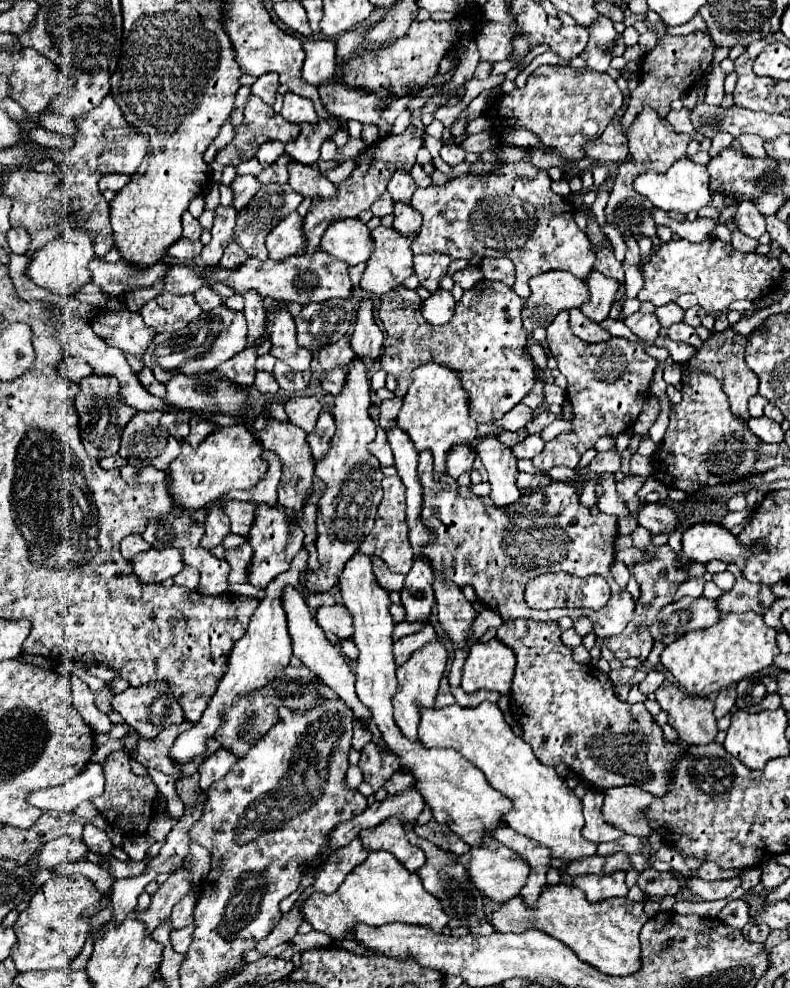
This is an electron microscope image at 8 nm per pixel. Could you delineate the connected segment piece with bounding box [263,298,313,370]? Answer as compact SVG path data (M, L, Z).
M263 298L263 308L267 310L267 334L271 340L271 356L283 360L295 370L307 370L313 354L305 348L299 348L295 322L287 306L273 310L275 306L279 306L277 300Z

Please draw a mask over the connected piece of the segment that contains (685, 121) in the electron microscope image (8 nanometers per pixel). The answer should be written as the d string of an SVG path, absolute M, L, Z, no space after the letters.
M683 108L683 110L671 110L665 118L667 118L667 122L673 126L673 130L675 130L675 132L695 134L695 128L693 128L693 124L691 124L689 116L691 116L691 112L689 112L687 108Z

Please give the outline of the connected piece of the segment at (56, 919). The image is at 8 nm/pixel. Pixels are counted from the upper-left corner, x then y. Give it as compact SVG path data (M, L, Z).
M83 874L73 878L51 878L31 898L29 906L19 914L15 922L17 944L11 948L11 958L19 972L29 970L53 970L71 968L71 962L79 956L87 934L91 932L91 920L87 912L103 910L111 900L97 892L93 880Z

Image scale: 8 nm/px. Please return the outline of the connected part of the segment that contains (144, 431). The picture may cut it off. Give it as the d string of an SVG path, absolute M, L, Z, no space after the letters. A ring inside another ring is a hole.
M137 412L135 420L127 424L121 436L119 454L137 468L155 466L165 470L181 452L181 444L161 426L159 418L163 412Z

